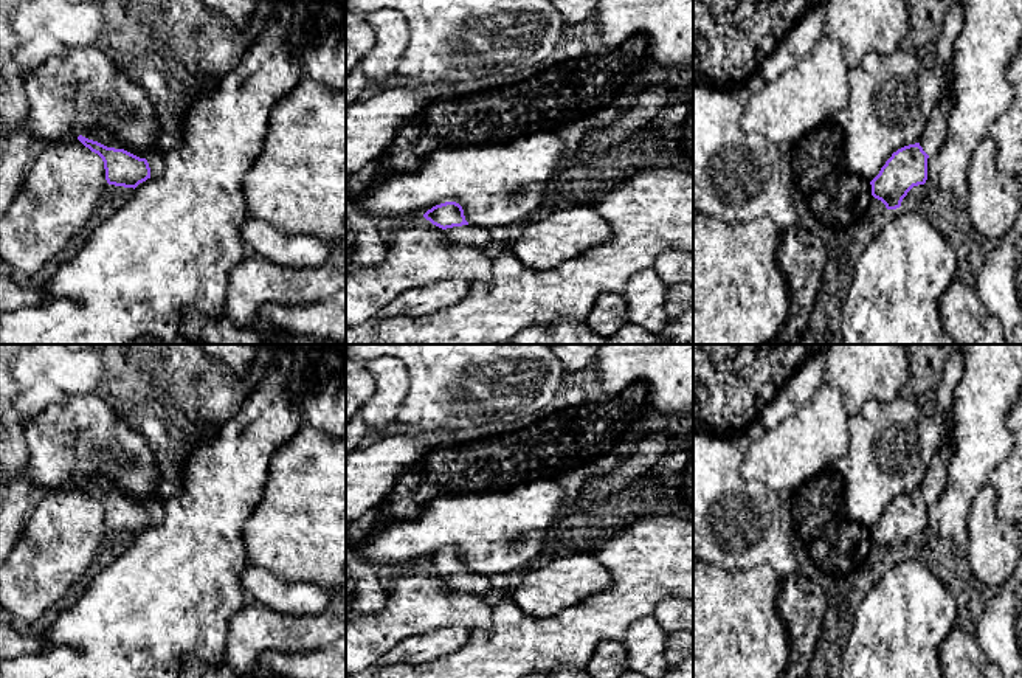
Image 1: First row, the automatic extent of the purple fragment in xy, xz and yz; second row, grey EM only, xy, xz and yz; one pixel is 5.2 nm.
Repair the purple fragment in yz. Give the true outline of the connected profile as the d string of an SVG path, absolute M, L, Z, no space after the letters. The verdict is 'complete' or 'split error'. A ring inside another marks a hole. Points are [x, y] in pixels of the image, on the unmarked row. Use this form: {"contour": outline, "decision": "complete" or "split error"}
{"contour": "M952 428L926 470L918 490L904 493L892 501L879 521L870 529L872 543L881 548L887 557L901 554L907 540L927 528L927 506L943 493L949 469L948 462L954 453Z", "decision": "split error"}

